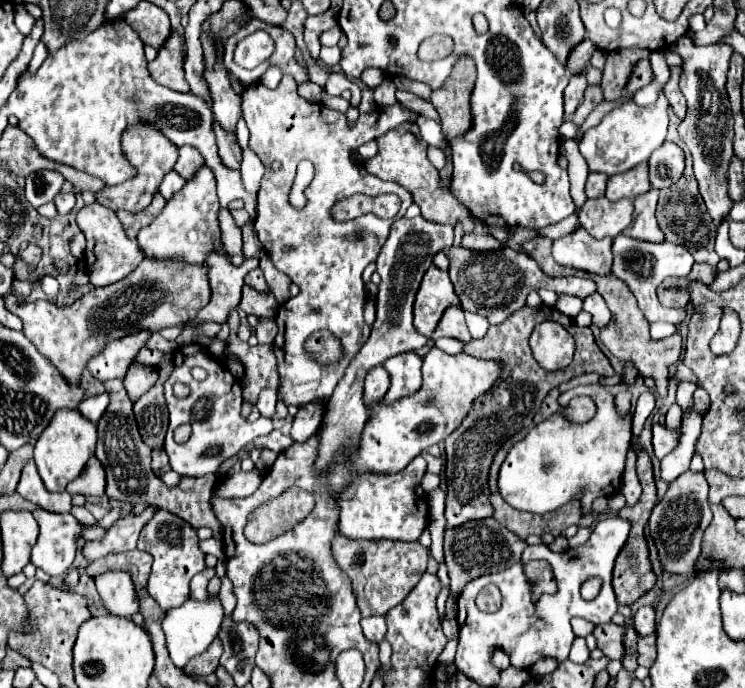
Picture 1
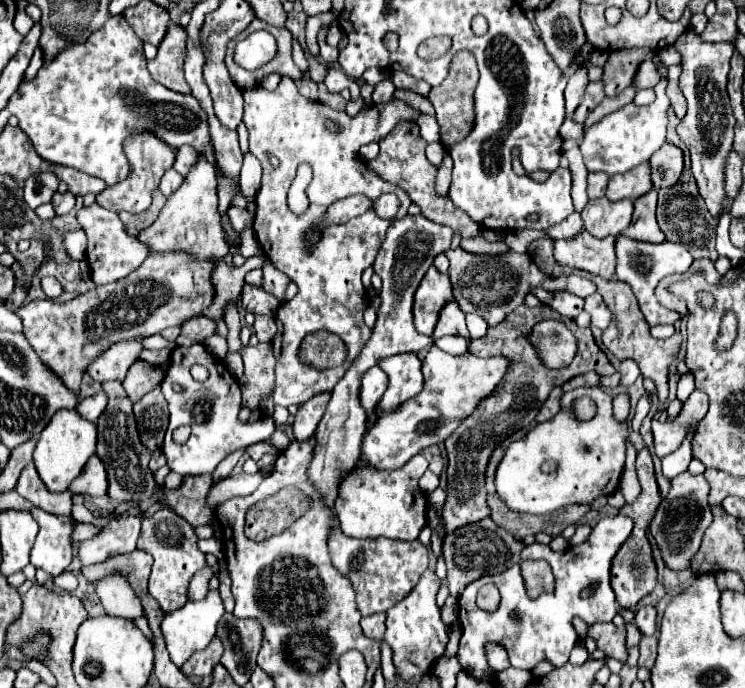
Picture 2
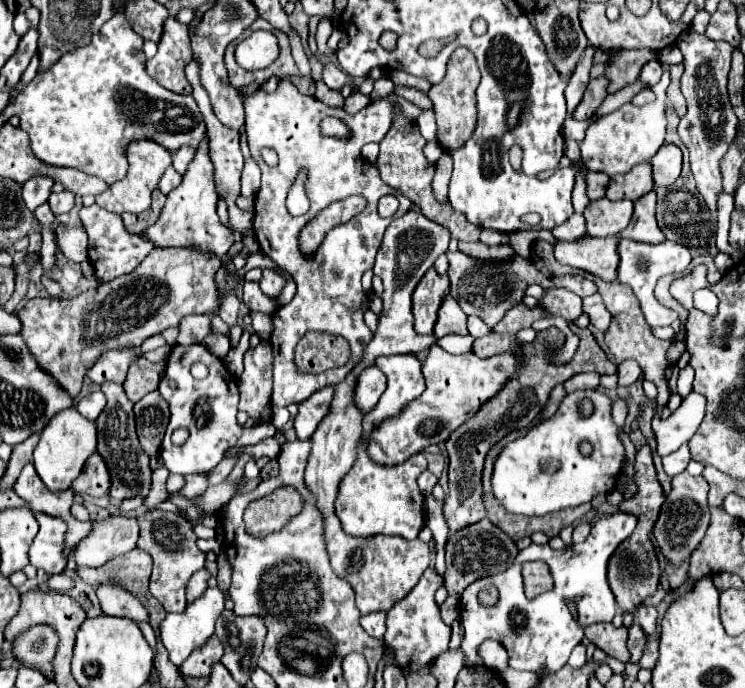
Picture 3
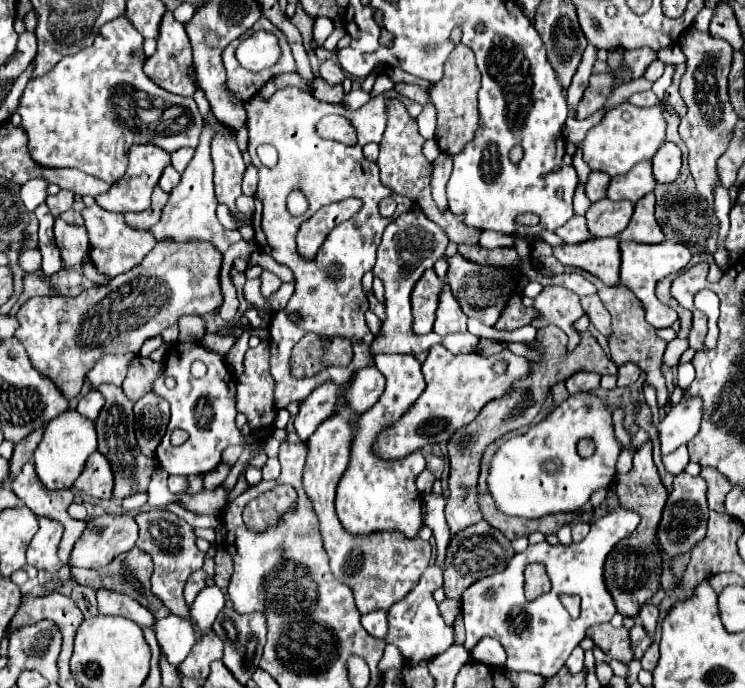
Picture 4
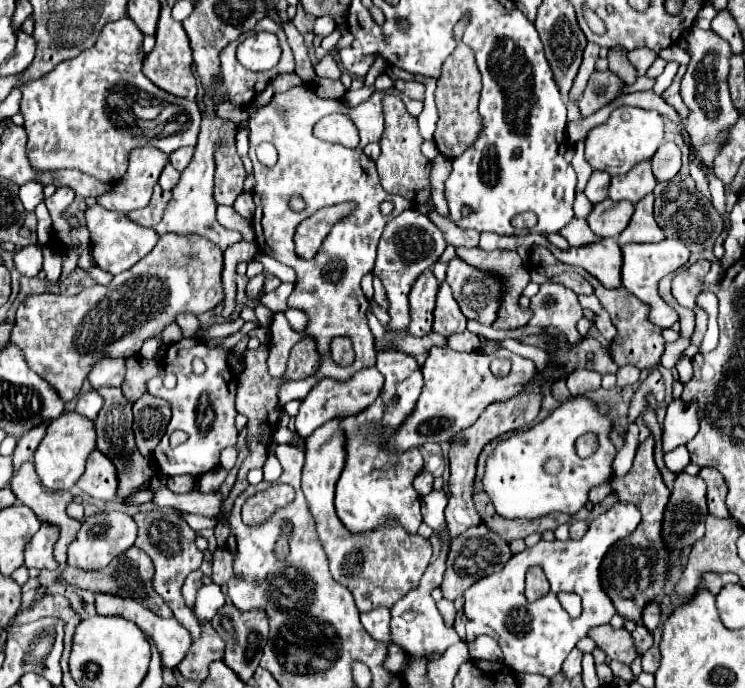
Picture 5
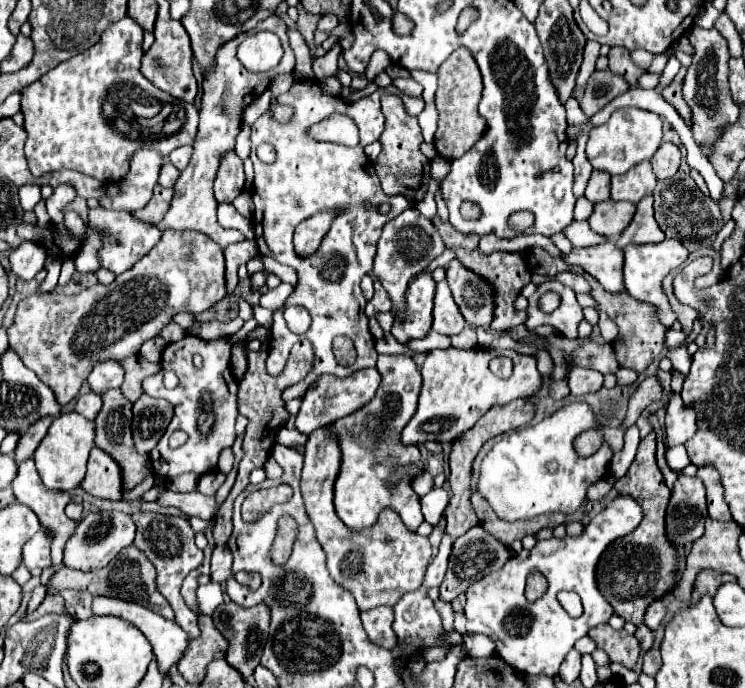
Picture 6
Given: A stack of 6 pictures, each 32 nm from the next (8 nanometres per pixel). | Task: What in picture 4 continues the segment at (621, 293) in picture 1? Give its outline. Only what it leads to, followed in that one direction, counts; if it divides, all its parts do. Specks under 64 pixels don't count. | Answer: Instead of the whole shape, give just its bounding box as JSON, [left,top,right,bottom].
[582,272,668,406]

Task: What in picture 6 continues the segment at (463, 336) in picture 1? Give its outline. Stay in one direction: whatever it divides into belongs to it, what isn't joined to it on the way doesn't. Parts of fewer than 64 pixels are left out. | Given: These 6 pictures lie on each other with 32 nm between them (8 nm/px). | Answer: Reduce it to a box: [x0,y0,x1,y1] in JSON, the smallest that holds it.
[432,280,466,336]

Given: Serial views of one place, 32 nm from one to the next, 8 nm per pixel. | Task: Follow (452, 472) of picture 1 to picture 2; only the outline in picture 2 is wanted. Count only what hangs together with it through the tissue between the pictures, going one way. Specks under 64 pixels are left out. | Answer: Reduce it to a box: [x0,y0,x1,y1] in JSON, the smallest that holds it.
[442,304,616,532]

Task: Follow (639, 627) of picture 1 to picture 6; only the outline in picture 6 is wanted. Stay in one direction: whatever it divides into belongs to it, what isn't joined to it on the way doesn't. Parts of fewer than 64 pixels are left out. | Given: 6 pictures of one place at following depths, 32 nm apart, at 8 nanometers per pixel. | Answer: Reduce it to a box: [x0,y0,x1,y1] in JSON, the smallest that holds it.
[644,600,668,630]

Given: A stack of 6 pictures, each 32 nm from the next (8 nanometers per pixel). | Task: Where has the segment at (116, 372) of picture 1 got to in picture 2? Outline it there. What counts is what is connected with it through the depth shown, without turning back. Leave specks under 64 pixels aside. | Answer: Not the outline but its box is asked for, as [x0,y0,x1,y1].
[88,340,142,382]

